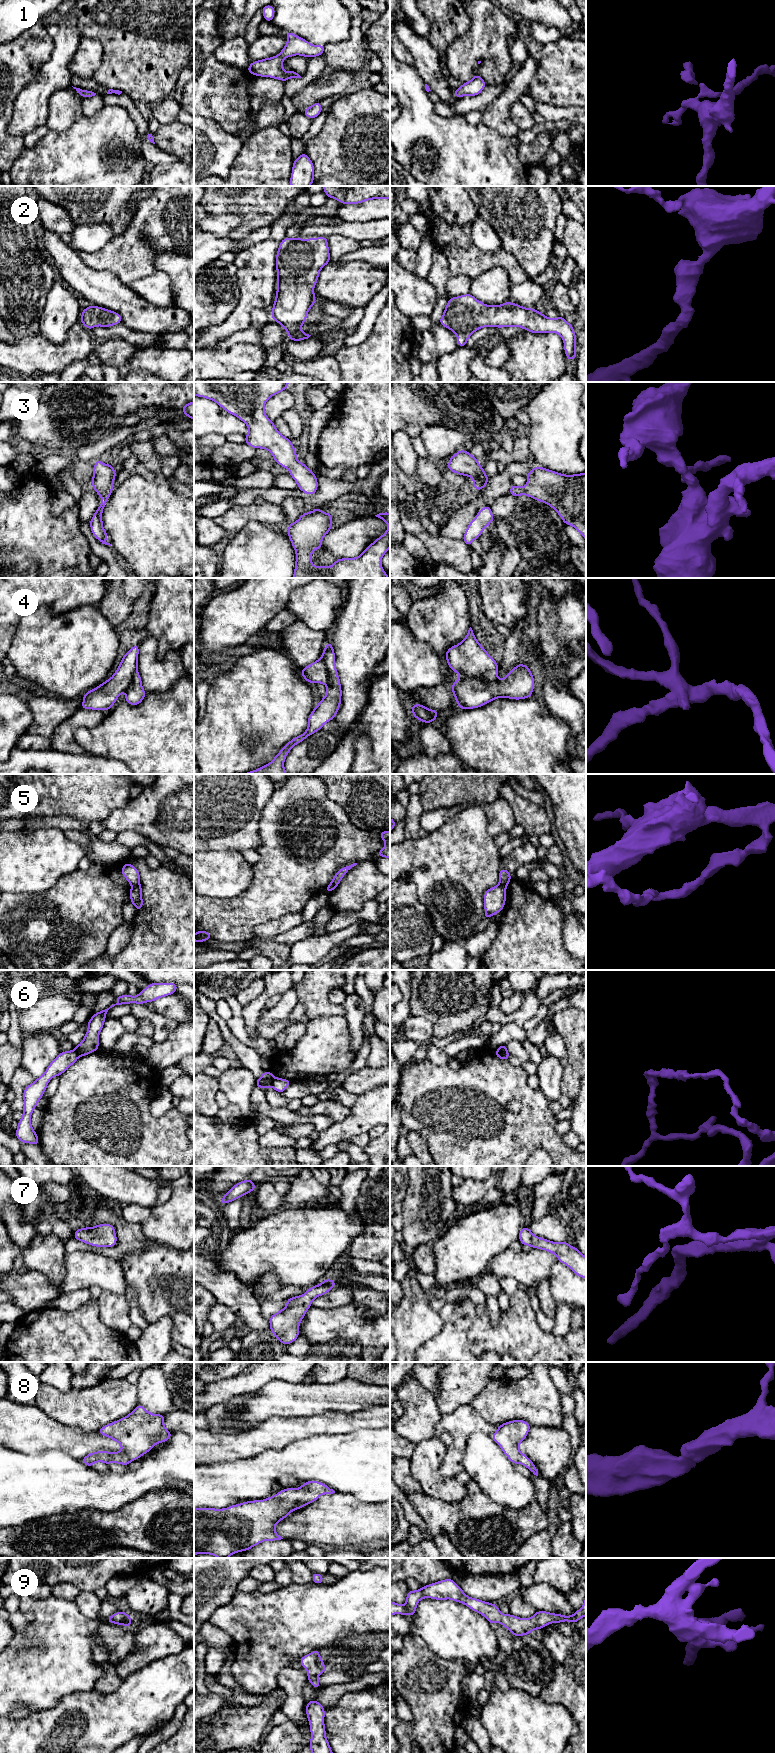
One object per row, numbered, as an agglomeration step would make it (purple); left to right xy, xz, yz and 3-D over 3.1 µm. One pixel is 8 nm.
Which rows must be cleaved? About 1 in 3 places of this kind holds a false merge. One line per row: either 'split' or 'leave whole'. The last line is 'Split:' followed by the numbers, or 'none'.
1: leave whole
2: leave whole
3: leave whole
4: split
5: split
6: split
7: leave whole
8: leave whole
9: leave whole
Split: 4, 5, 6

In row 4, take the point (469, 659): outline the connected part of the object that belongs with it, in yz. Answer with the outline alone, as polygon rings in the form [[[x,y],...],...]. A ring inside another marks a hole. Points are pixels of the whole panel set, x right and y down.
[[[471,627],[458,645],[446,651],[445,658],[450,669],[462,677],[480,678],[486,682],[497,679],[499,665],[477,641]]]

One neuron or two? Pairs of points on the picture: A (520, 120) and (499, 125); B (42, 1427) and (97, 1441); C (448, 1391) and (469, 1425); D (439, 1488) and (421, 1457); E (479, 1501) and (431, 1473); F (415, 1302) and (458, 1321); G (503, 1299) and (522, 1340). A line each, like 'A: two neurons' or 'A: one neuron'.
A: two neurons
B: one neuron
C: two neurons
D: one neuron
E: two neurons
F: two neurons
G: two neurons

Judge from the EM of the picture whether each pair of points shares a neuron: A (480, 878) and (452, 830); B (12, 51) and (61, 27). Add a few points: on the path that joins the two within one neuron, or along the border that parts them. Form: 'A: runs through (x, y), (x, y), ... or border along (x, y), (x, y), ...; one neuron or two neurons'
A: runs through (468, 866), (461, 859), (461, 842); one neuron
B: border along (45, 27), (53, 43), (51, 56); two neurons

